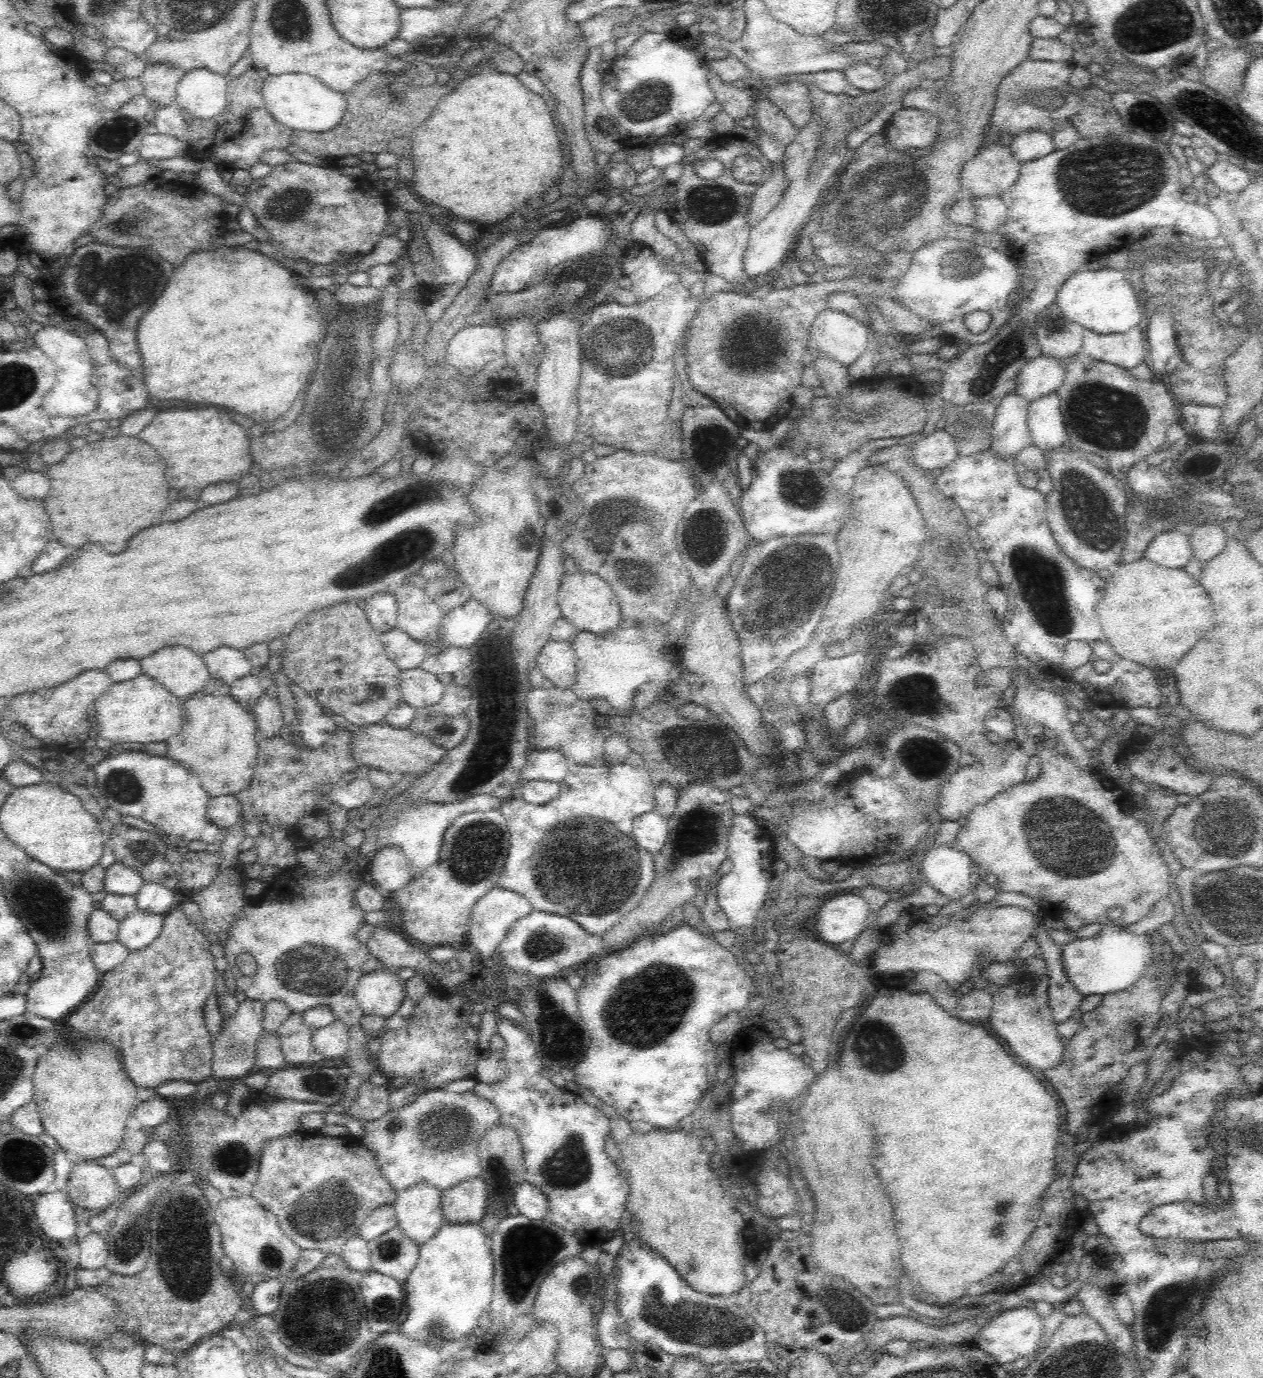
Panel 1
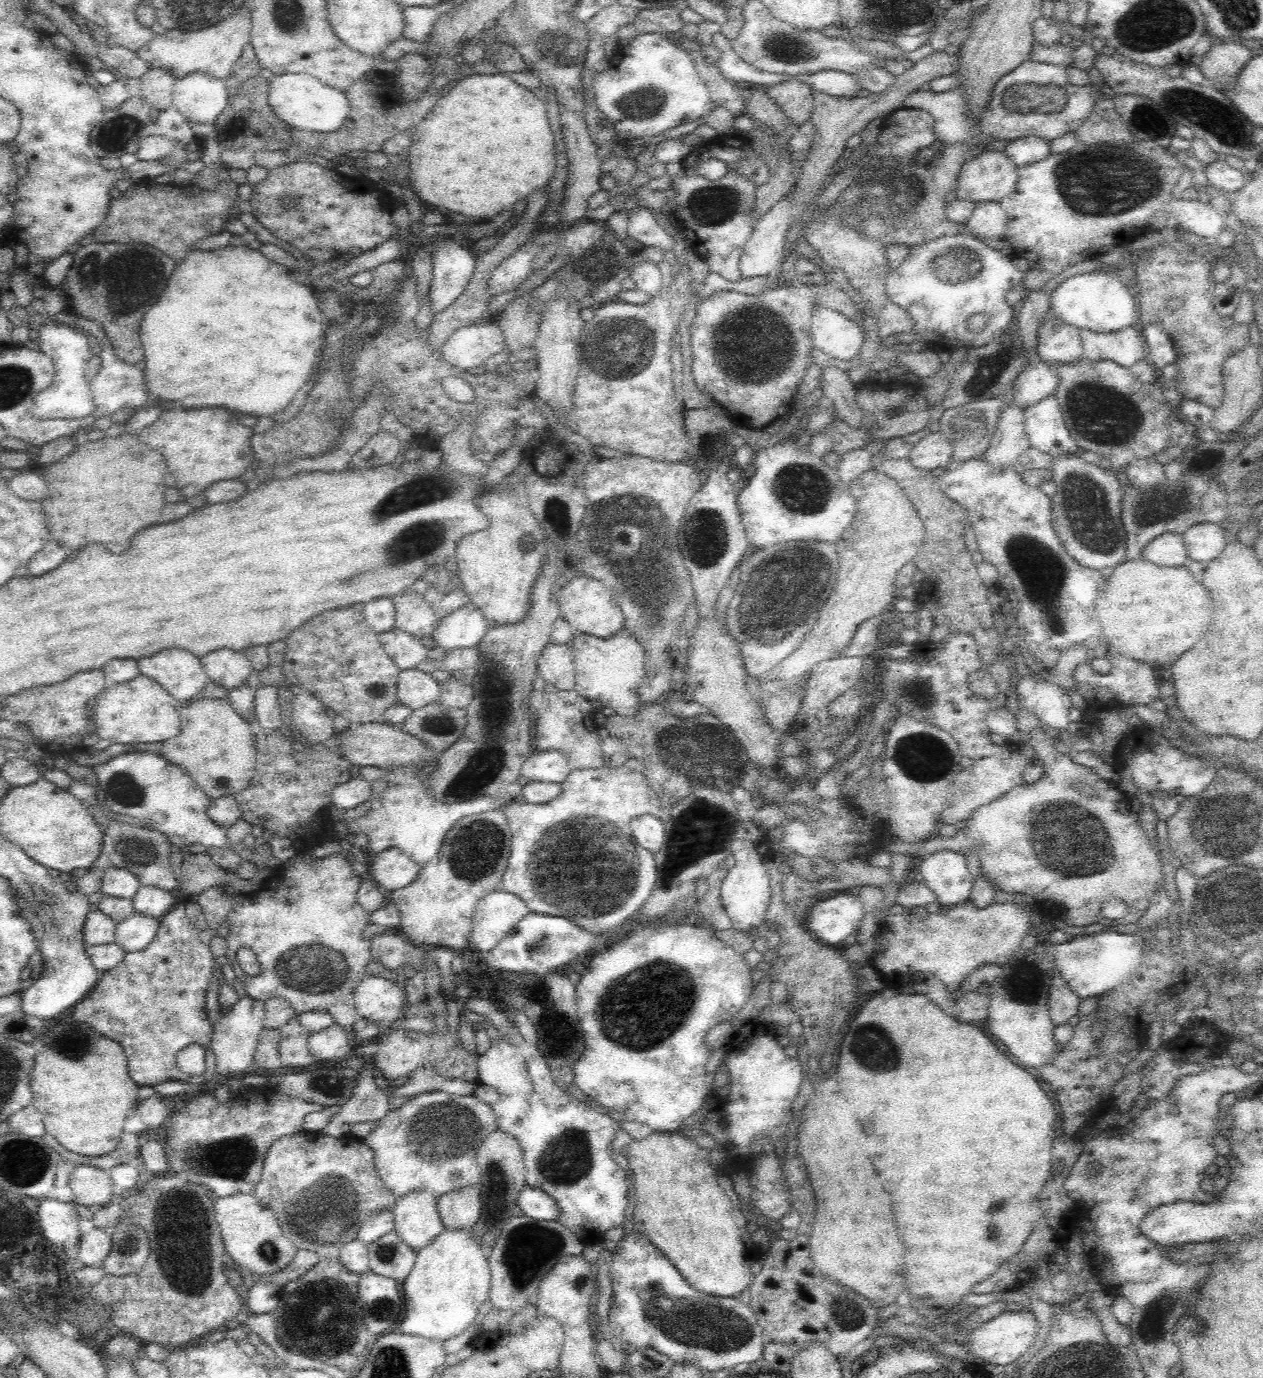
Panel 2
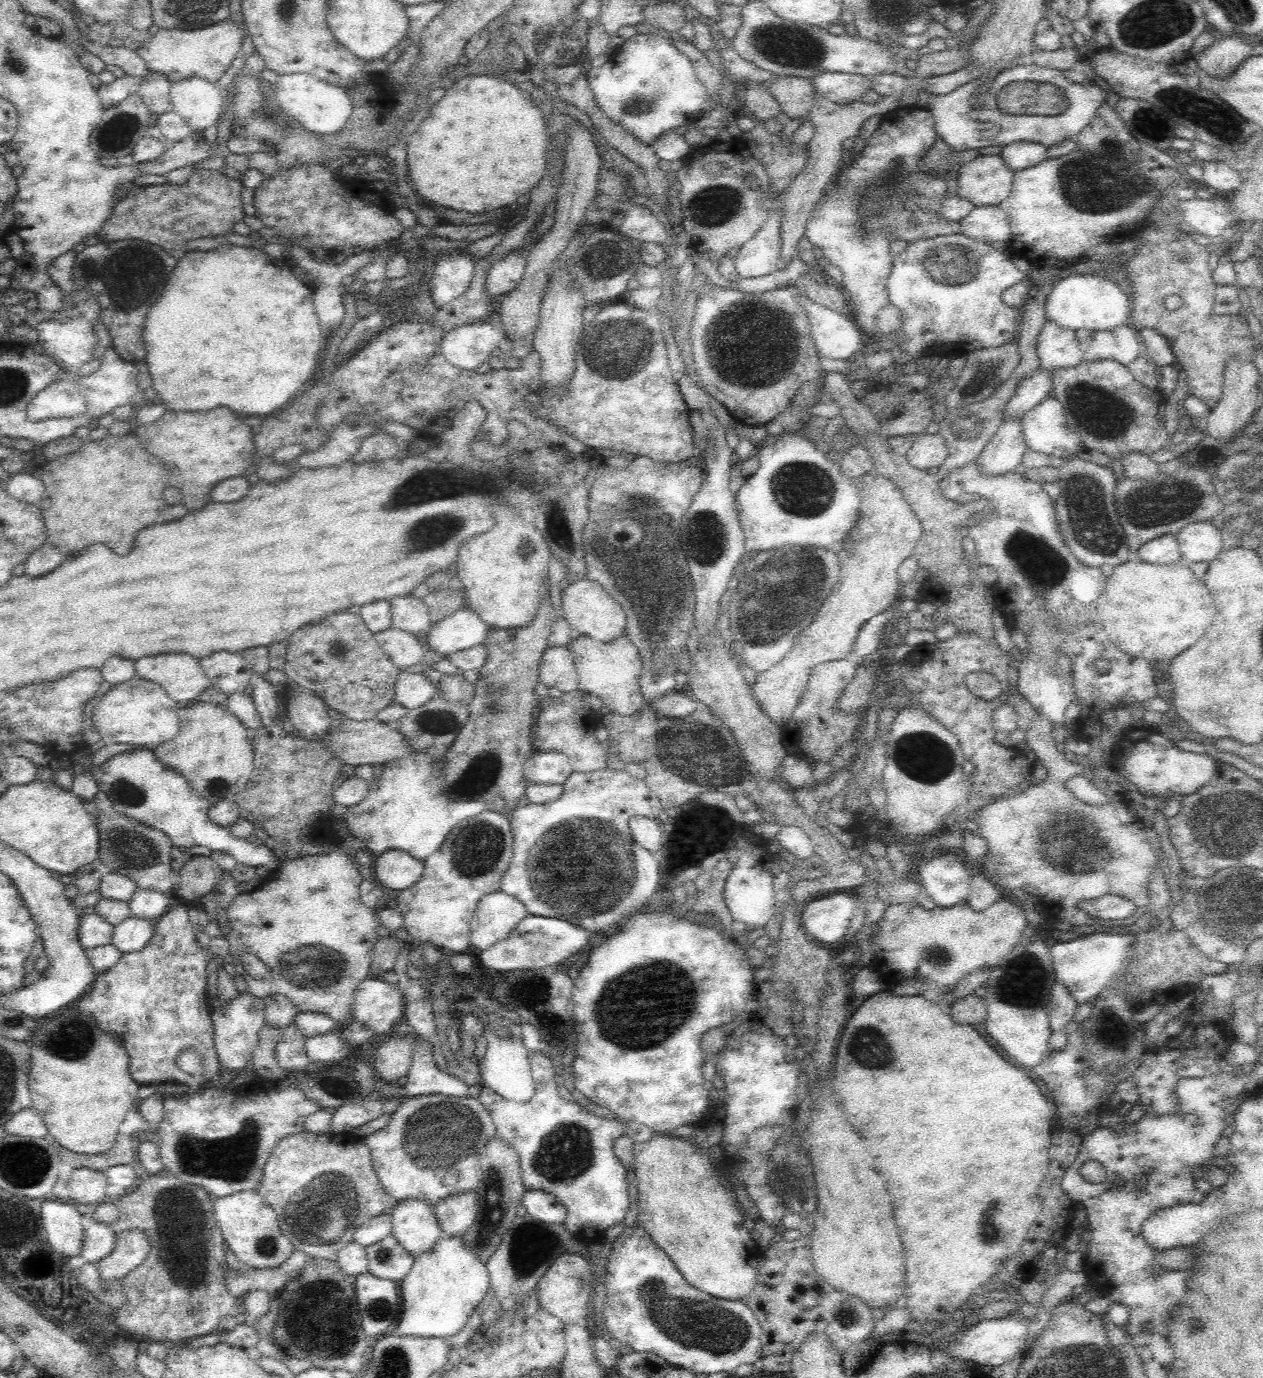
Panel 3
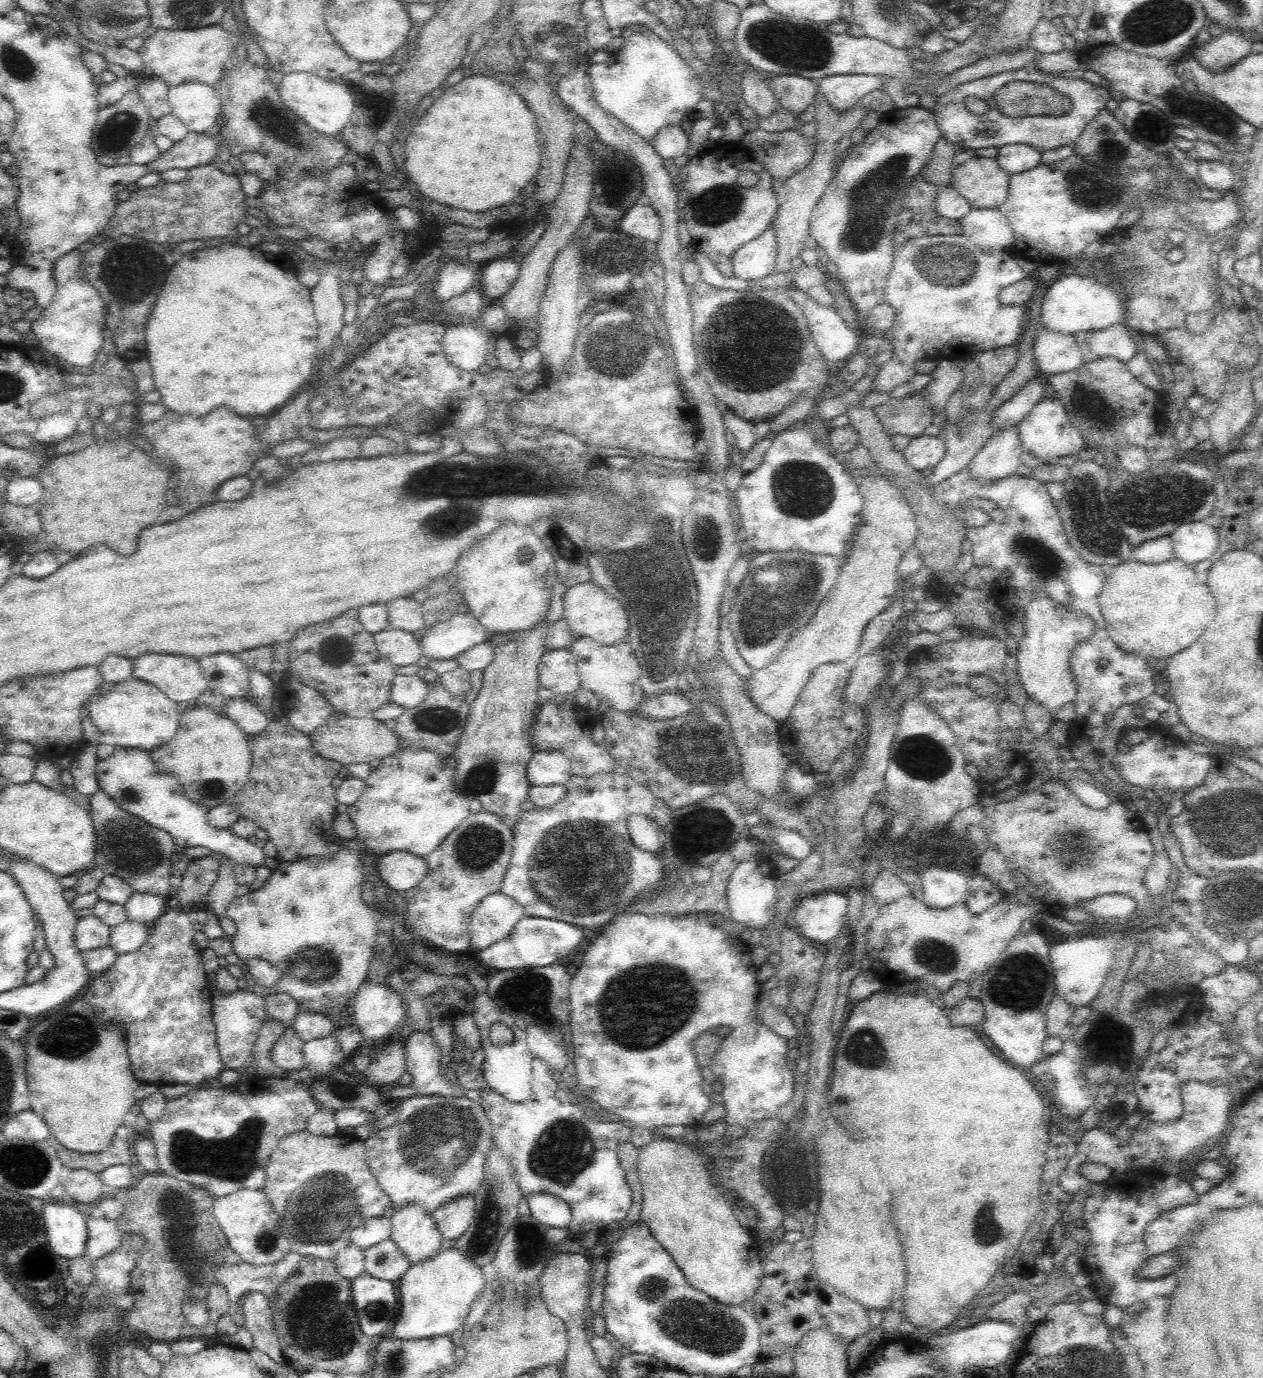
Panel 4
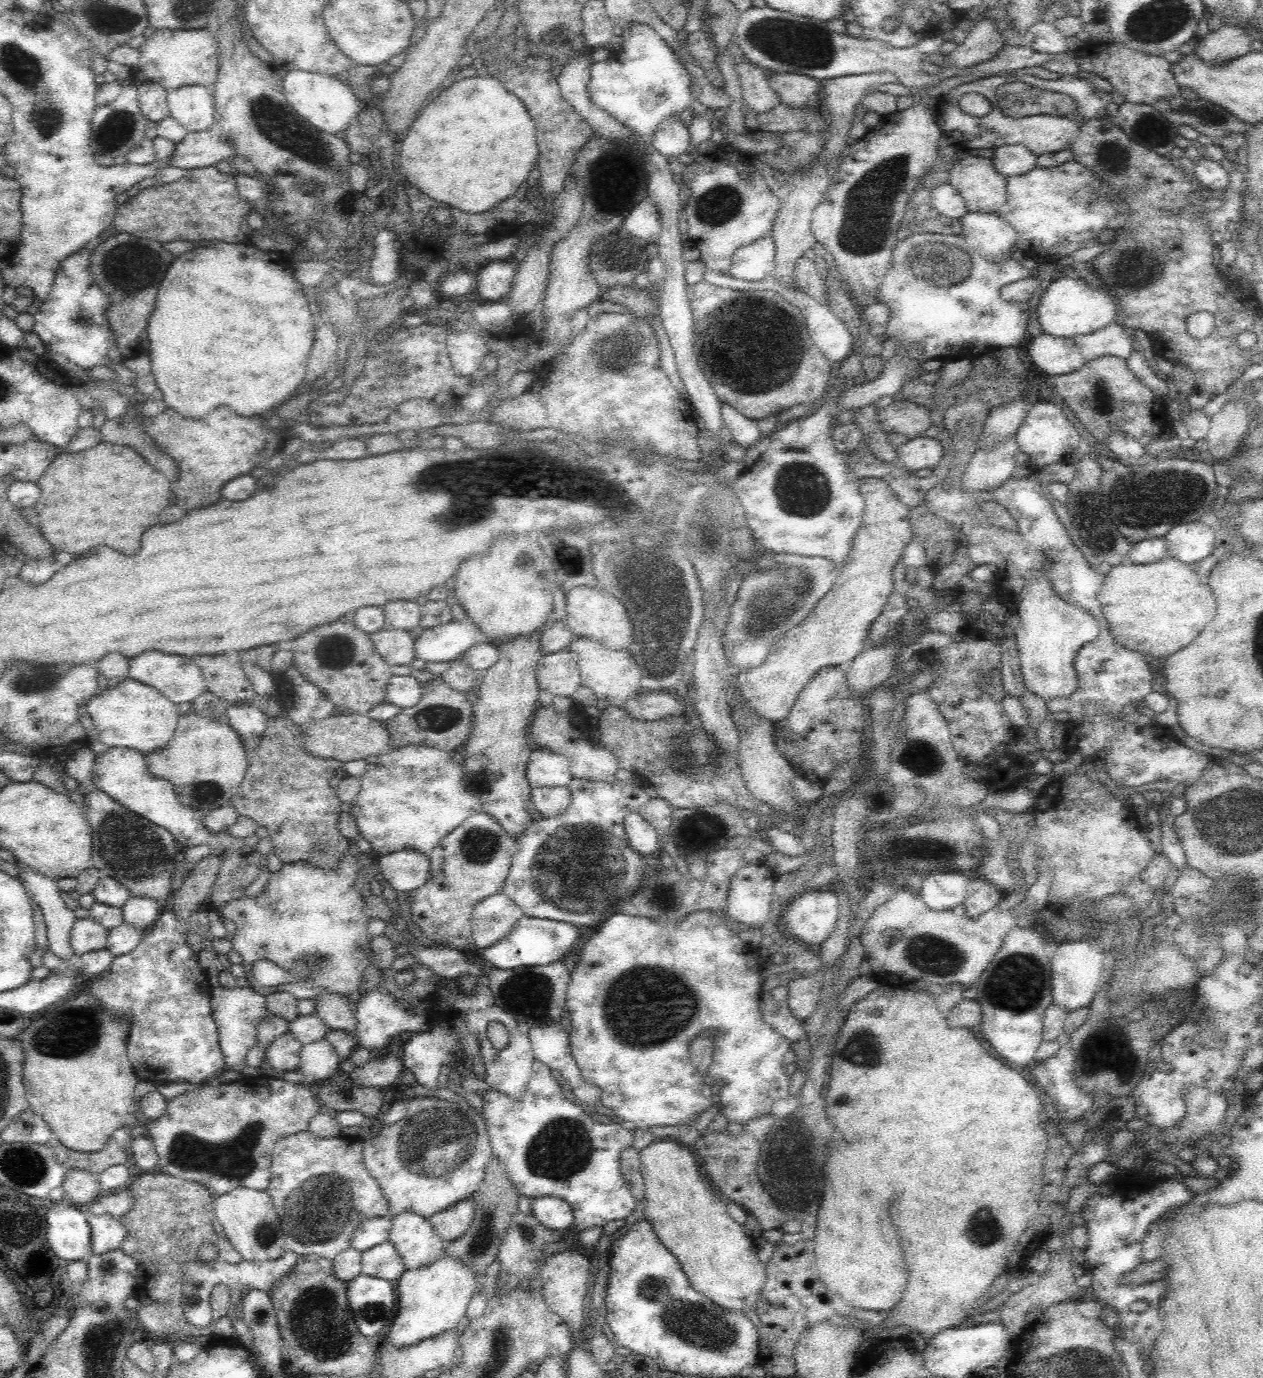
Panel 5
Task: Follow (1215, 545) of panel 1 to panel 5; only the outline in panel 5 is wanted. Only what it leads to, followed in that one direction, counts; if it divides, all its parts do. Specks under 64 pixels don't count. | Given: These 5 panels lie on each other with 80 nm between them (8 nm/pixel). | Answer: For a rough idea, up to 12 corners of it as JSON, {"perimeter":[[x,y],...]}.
{"perimeter":[[1206,519],[1166,534],[1168,556],[1194,564],[1212,554],[1215,531]]}

